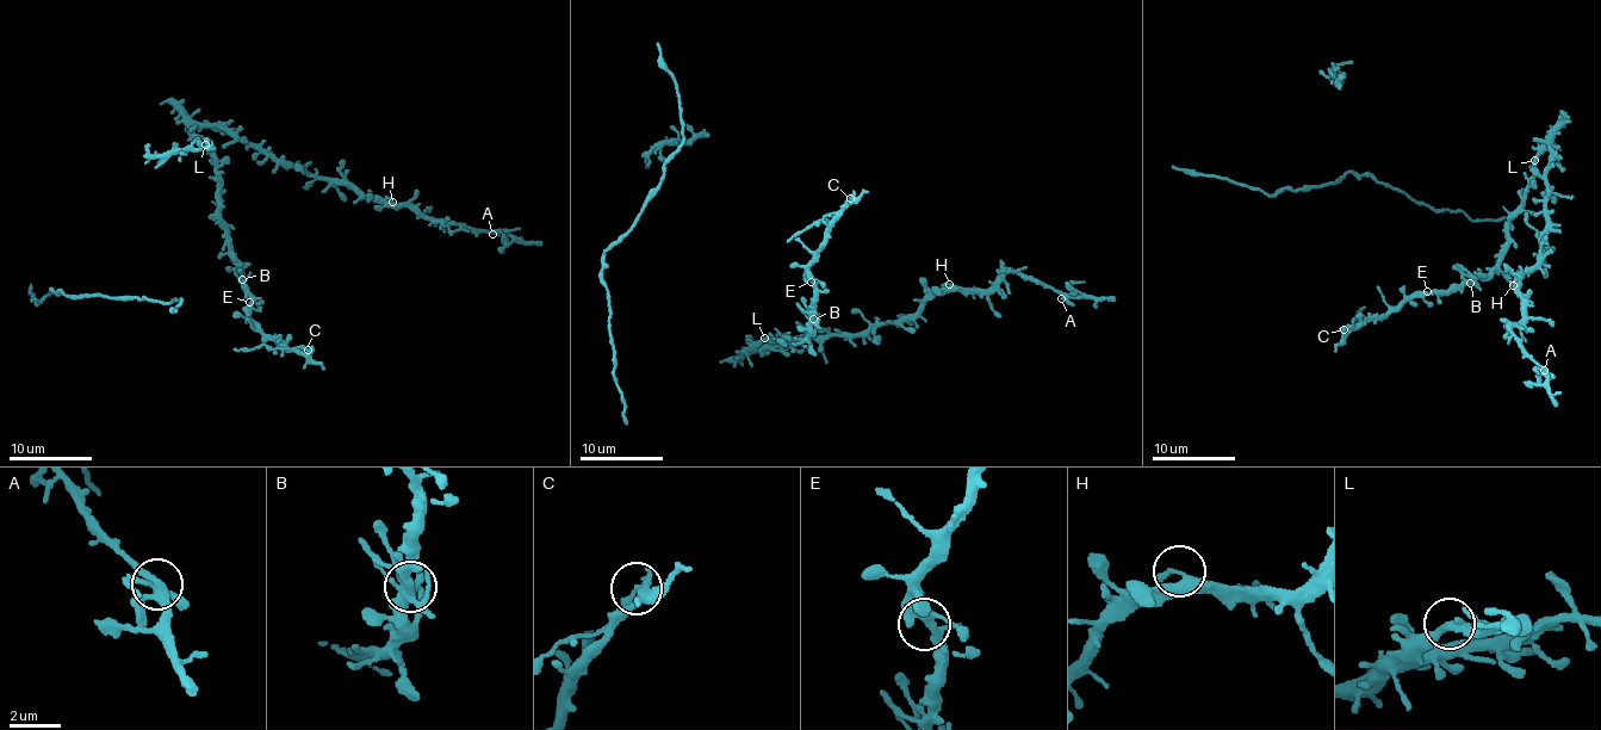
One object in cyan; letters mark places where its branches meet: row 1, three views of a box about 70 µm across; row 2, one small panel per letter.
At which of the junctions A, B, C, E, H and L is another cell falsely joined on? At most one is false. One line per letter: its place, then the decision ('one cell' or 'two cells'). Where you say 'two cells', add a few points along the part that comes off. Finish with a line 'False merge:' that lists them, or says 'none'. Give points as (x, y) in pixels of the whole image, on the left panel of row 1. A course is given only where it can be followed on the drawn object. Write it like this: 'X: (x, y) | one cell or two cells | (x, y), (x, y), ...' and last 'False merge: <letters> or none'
A: (492, 234) | one cell
B: (242, 279) | one cell
C: (308, 350) | two cells | (308, 348), (234, 348)
E: (249, 302) | one cell
H: (392, 202) | one cell
L: (205, 144) | one cell
False merge: C

